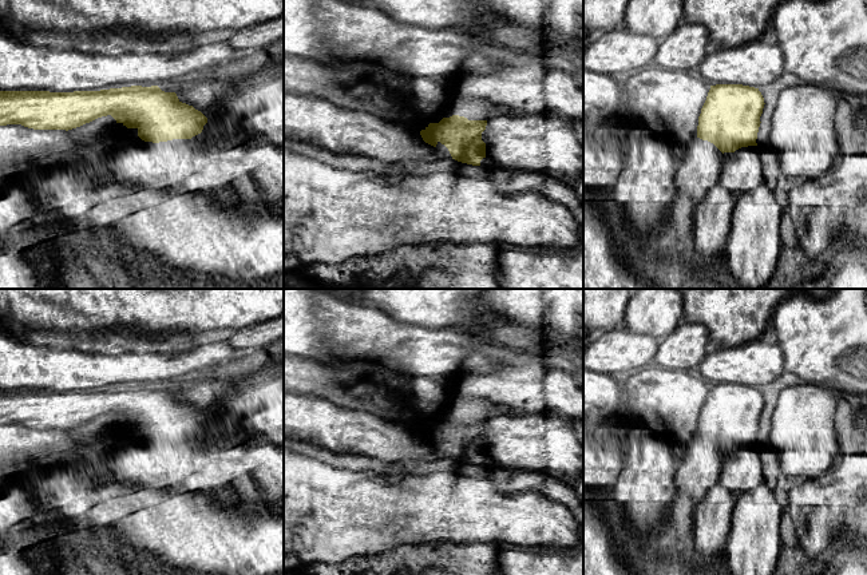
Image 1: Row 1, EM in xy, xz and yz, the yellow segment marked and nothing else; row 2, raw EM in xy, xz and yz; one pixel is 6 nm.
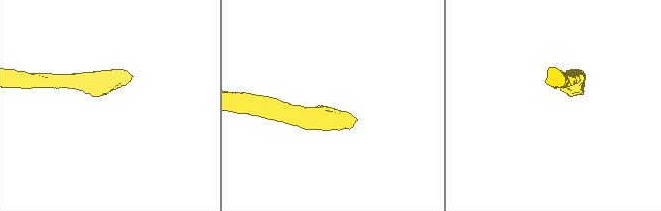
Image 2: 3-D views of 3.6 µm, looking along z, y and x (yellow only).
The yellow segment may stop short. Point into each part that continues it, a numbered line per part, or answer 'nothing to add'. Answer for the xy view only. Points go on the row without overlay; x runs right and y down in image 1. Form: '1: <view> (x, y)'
1: xy (230, 433)

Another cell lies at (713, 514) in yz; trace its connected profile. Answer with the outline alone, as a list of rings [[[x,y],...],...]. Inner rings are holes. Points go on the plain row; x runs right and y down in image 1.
[[[717,483],[694,507],[689,538],[694,544],[694,558],[700,563],[712,564],[722,559],[736,499],[737,496]]]

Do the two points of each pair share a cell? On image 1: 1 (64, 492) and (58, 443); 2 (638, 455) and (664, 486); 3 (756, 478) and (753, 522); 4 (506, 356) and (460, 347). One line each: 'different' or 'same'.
1: different
2: same
3: different
4: same

